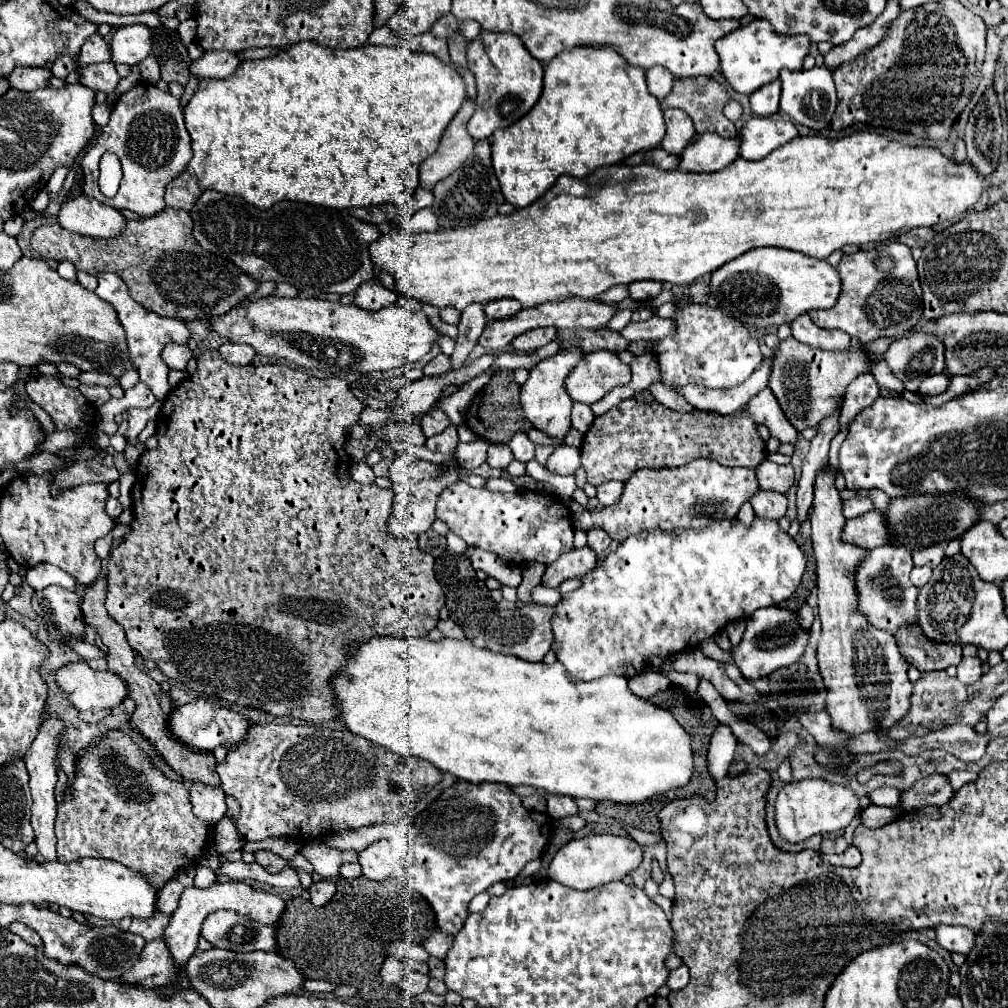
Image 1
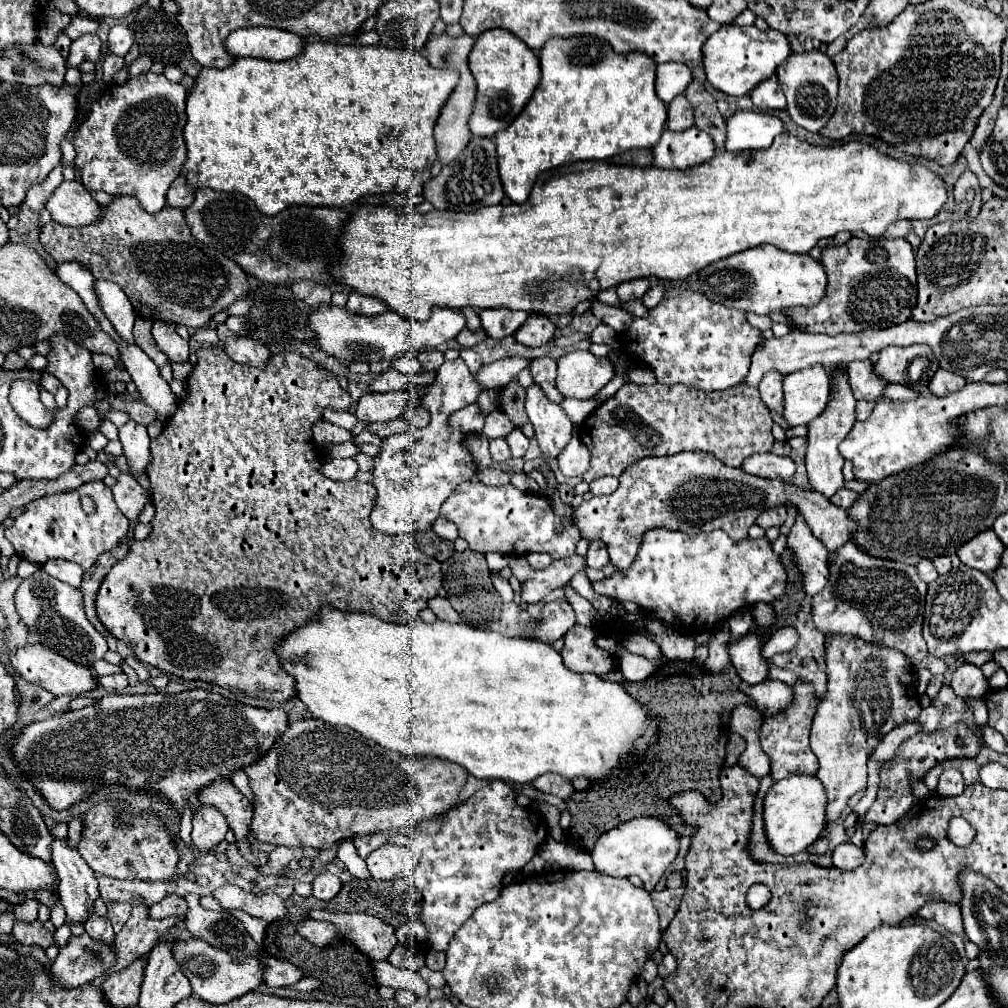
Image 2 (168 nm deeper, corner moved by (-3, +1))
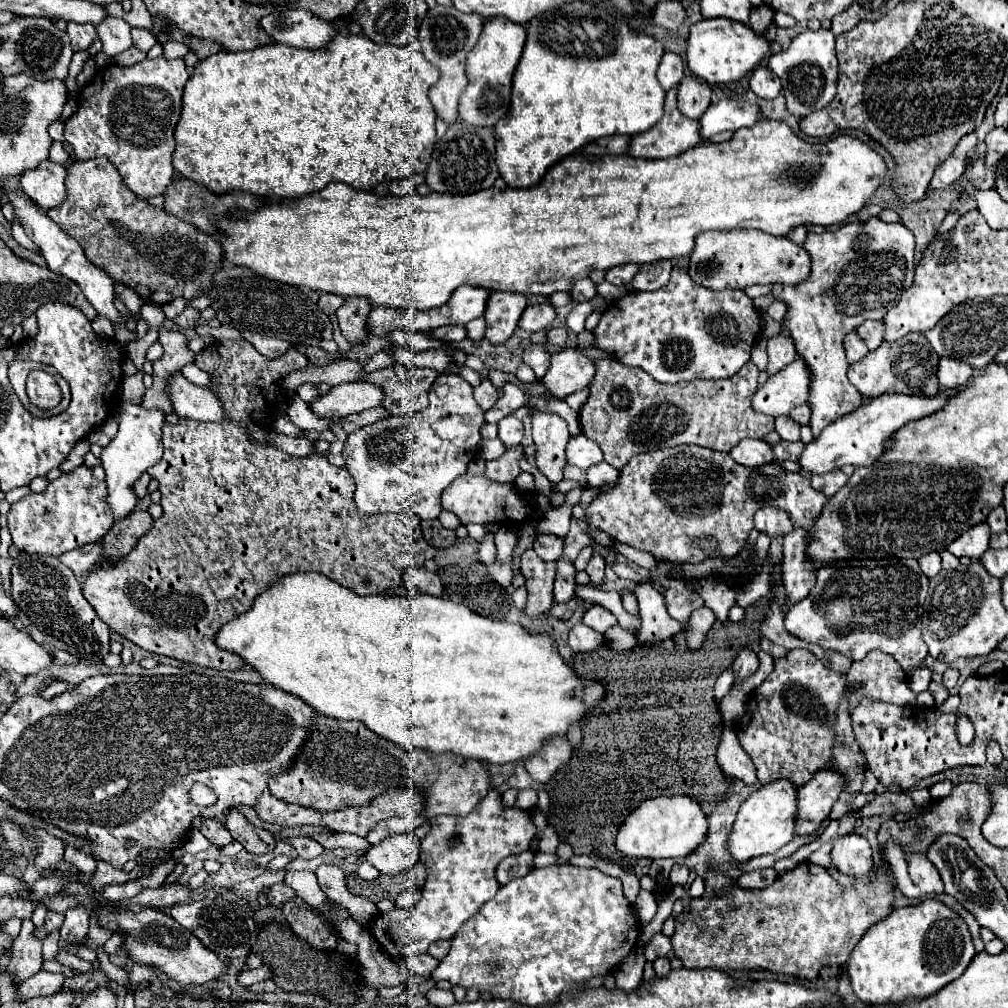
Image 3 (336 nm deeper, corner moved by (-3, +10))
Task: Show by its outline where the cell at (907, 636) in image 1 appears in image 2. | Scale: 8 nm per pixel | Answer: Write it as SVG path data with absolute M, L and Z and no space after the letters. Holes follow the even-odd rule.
M971 652L971 654L965 654L963 658L975 666L983 666L985 662L993 660L993 652Z

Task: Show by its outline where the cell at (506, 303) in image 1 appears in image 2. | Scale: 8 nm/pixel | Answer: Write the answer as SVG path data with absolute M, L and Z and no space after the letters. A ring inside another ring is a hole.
M495 308L495 310L481 310L479 318L489 338L503 340L505 336L515 334L519 326L529 318L529 314L523 314L523 310Z

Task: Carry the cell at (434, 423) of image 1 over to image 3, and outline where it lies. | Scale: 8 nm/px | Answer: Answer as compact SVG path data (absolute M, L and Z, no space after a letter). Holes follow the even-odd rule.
M397 363L395 367L369 373L365 381L383 387L383 407L391 415L411 415L427 407L427 391L439 375L441 373L431 367L409 367Z

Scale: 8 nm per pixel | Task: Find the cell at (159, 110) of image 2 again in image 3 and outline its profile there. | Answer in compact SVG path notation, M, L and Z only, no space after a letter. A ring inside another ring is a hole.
M145 59L131 67L109 65L83 87L77 113L65 123L65 139L75 151L75 161L107 157L141 199L167 191L173 177L175 127L181 117L181 97L189 69L183 59Z

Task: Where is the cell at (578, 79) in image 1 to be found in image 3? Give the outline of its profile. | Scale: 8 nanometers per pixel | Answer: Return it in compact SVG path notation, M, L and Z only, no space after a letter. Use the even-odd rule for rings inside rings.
M569 3L527 25L527 43L519 69L513 77L513 97L509 113L495 125L495 161L509 187L531 187L561 157L575 153L587 143L609 135L637 135L651 129L663 117L665 91L657 83L657 65L663 45L651 35L637 33L611 11L589 5Z

